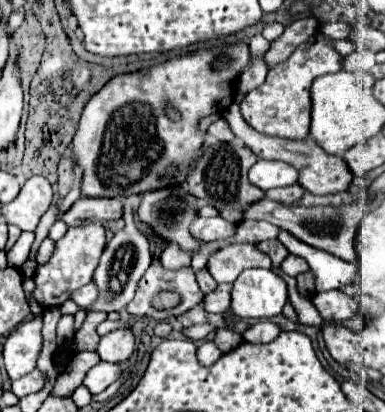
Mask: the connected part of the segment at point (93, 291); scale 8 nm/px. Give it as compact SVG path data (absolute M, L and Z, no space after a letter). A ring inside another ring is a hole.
M90 282L90 284L74 290L70 298L72 298L80 308L88 308L88 306L92 306L92 304L98 300L98 286L94 286L94 282Z

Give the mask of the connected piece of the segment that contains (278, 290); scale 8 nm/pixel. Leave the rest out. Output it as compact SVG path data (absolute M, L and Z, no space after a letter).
M270 268L244 270L232 288L232 312L240 318L272 318L282 312L288 286Z

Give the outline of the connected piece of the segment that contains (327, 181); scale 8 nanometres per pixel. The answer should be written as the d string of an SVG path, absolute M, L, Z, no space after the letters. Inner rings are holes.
M236 102L230 104L224 110L224 118L228 120L228 124L230 124L232 132L236 134L236 138L240 138L248 148L252 148L260 158L282 160L282 162L292 164L298 170L298 174L300 174L298 184L304 186L308 192L312 192L312 194L336 194L336 192L348 190L348 186L352 184L354 174L350 174L350 168L346 166L346 162L340 156L326 154L312 138L306 138L306 140L284 140L284 138L270 138L270 136L258 134L256 130L252 130L244 122L244 118L242 118L240 108L238 108Z

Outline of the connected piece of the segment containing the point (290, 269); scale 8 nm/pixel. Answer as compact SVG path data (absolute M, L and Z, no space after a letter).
M288 254L288 256L282 260L280 270L282 270L284 274L288 274L288 276L298 276L300 272L306 272L308 266L306 266L306 262L302 262L302 258L298 258L298 256L294 256L294 254Z

